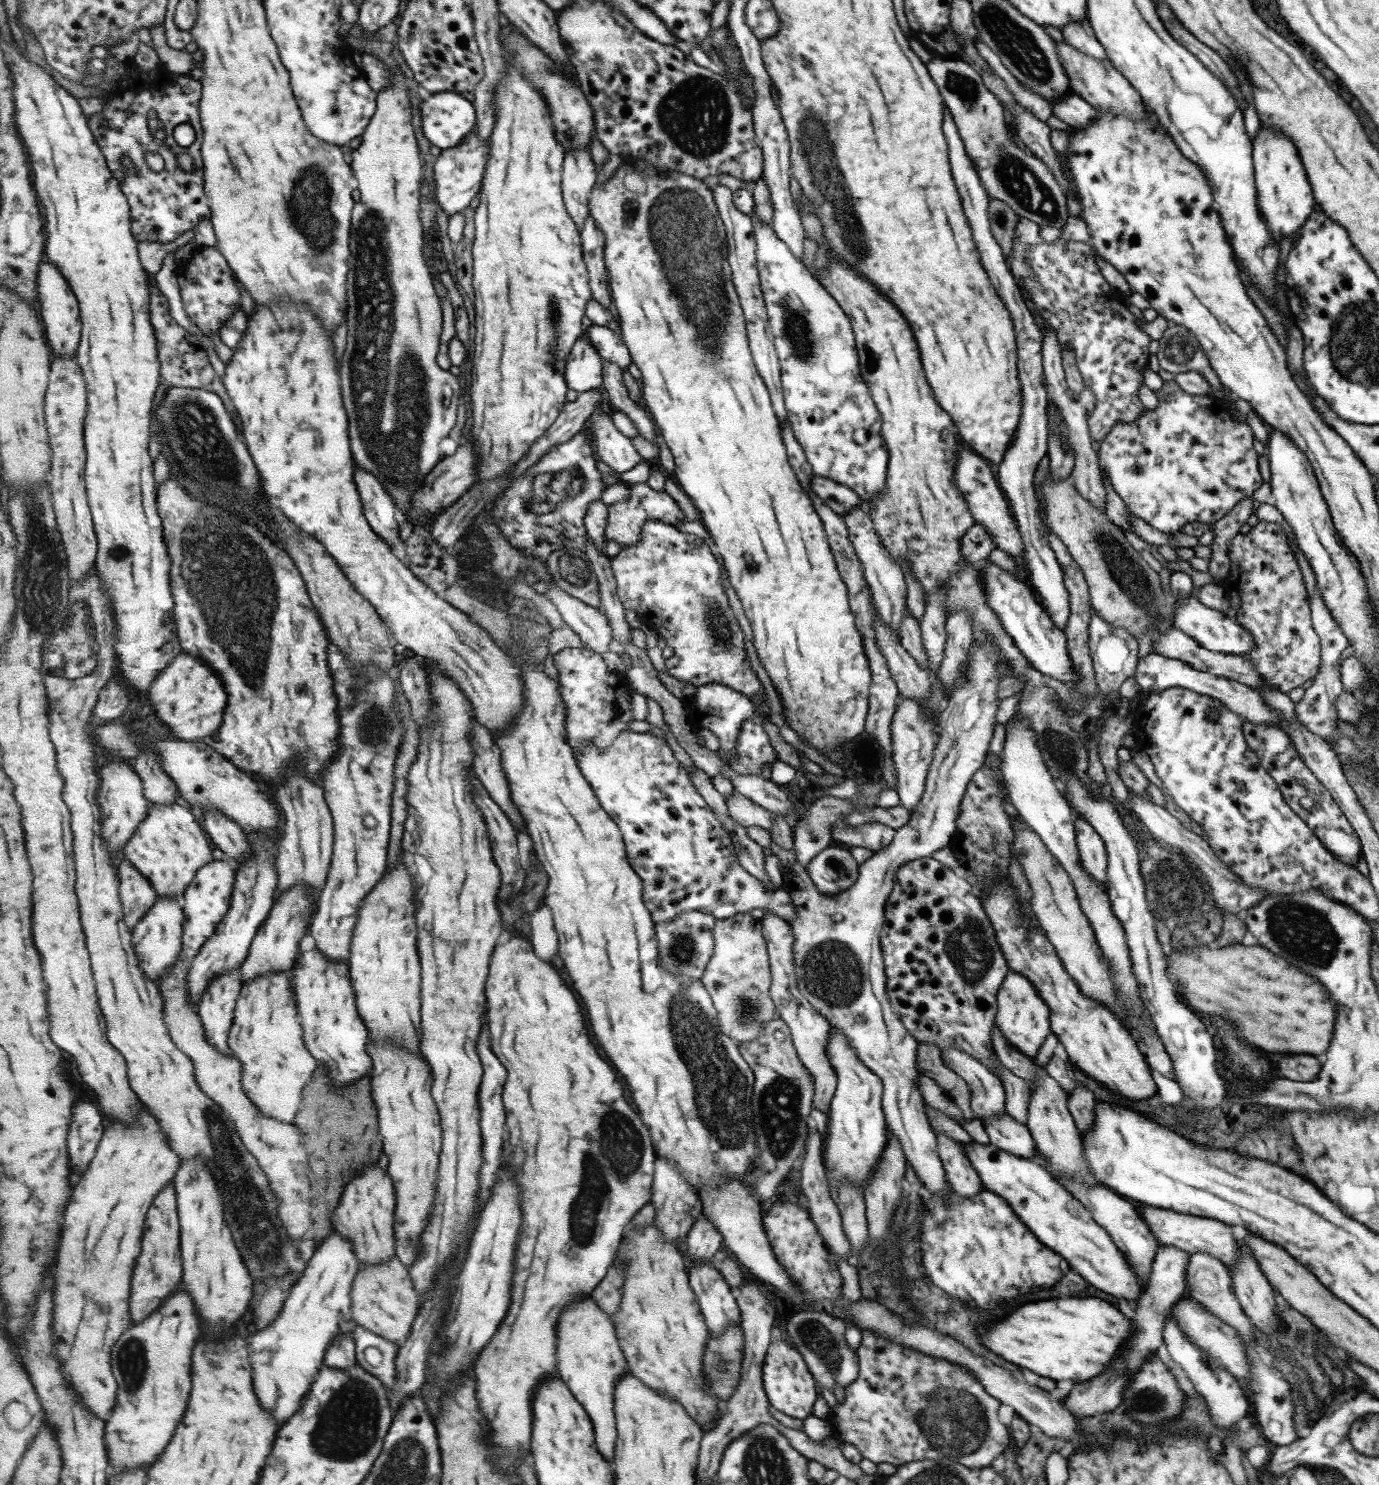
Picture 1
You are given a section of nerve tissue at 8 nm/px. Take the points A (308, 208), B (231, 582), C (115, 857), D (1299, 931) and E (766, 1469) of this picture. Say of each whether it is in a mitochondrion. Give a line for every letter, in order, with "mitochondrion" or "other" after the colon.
A: mitochondrion
B: mitochondrion
C: other
D: mitochondrion
E: mitochondrion

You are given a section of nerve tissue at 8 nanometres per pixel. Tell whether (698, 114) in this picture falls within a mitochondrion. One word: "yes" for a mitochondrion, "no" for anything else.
yes

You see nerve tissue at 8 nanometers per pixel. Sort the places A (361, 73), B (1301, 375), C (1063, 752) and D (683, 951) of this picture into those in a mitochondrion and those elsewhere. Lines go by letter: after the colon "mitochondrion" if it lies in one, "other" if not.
A: other
B: other
C: mitochondrion
D: mitochondrion

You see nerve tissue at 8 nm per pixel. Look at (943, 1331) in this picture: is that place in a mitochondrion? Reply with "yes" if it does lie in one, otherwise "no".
no

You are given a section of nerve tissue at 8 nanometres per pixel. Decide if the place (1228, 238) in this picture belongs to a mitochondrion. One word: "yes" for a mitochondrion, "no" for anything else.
no

